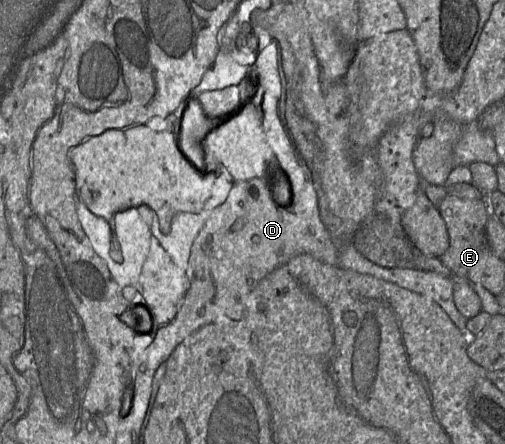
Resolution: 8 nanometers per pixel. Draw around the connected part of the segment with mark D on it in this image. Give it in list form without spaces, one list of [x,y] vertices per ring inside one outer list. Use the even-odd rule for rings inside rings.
[[[271,43],[258,55],[254,64],[250,67],[249,73],[247,74],[247,76],[239,83],[238,89],[239,89],[241,101],[242,101],[242,86],[250,86],[250,90],[255,90],[254,96],[252,97],[251,101],[255,105],[255,107],[260,115],[267,142],[270,145],[270,147],[273,151],[273,154],[275,156],[275,164],[274,164],[275,169],[271,173],[272,176],[268,175],[267,177],[260,177],[260,178],[254,178],[254,179],[246,180],[246,181],[236,182],[232,186],[226,200],[221,205],[219,205],[217,208],[215,208],[213,210],[213,212],[209,215],[209,217],[206,220],[206,222],[204,223],[202,229],[200,230],[197,237],[195,238],[192,248],[191,248],[191,254],[190,254],[188,266],[186,269],[187,290],[186,290],[186,293],[184,295],[184,298],[182,300],[182,303],[180,305],[180,308],[178,310],[176,317],[170,323],[160,327],[158,329],[158,331],[147,331],[147,332],[141,333],[141,332],[136,332],[135,329],[132,327],[131,330],[128,329],[128,332],[124,332],[125,339],[127,339],[127,335],[133,335],[133,343],[135,346],[134,352],[136,352],[136,354],[137,354],[138,372],[140,372],[140,373],[143,372],[143,370],[141,369],[142,366],[146,369],[146,371],[156,372],[156,370],[159,368],[159,366],[161,364],[163,364],[164,362],[166,362],[166,360],[169,358],[169,356],[172,354],[172,352],[175,350],[175,348],[179,344],[181,344],[187,337],[189,337],[191,334],[196,332],[202,326],[205,326],[208,324],[236,323],[236,322],[240,321],[244,317],[244,314],[245,314],[247,298],[249,296],[249,294],[251,293],[251,291],[257,286],[257,284],[263,278],[265,278],[269,273],[271,273],[278,267],[286,264],[289,260],[291,260],[293,257],[295,257],[299,254],[309,254],[321,262],[324,262],[324,263],[327,263],[330,265],[338,265],[344,269],[348,269],[348,270],[358,272],[361,274],[367,274],[367,275],[373,276],[377,279],[396,284],[399,287],[402,287],[402,288],[412,291],[414,293],[423,295],[423,296],[431,299],[435,303],[437,303],[443,309],[443,311],[448,315],[450,320],[458,327],[458,329],[465,334],[465,336],[470,337],[471,339],[475,340],[475,337],[466,328],[467,320],[465,319],[465,317],[463,317],[459,313],[459,311],[457,310],[457,308],[455,306],[453,280],[451,278],[446,278],[446,277],[443,277],[443,276],[433,273],[433,272],[425,272],[425,271],[420,271],[420,270],[402,269],[402,268],[384,268],[384,267],[378,266],[376,264],[374,264],[373,262],[369,261],[368,259],[366,259],[365,257],[363,257],[356,250],[354,244],[350,244],[342,250],[338,250],[335,247],[328,230],[326,229],[325,225],[323,224],[323,222],[321,220],[320,213],[319,213],[318,200],[316,197],[317,193],[316,193],[314,185],[310,179],[310,175],[308,174],[307,169],[304,167],[304,159],[298,153],[297,148],[295,147],[295,145],[292,141],[292,138],[289,136],[286,128],[284,127],[284,124],[278,114],[278,111],[277,111],[276,101],[278,98],[281,98],[281,83],[280,83],[280,81],[281,81],[282,87],[283,87],[283,98],[285,98],[286,82],[285,82],[283,67],[281,64],[279,48],[275,43]],[[275,175],[281,175],[282,177],[284,177],[285,184],[287,184],[289,186],[289,196],[287,198],[288,202],[286,200],[286,204],[287,204],[286,206],[281,201],[280,201],[280,203],[278,203],[276,201],[276,199],[273,197],[272,189],[271,189],[271,177],[273,177]]]

